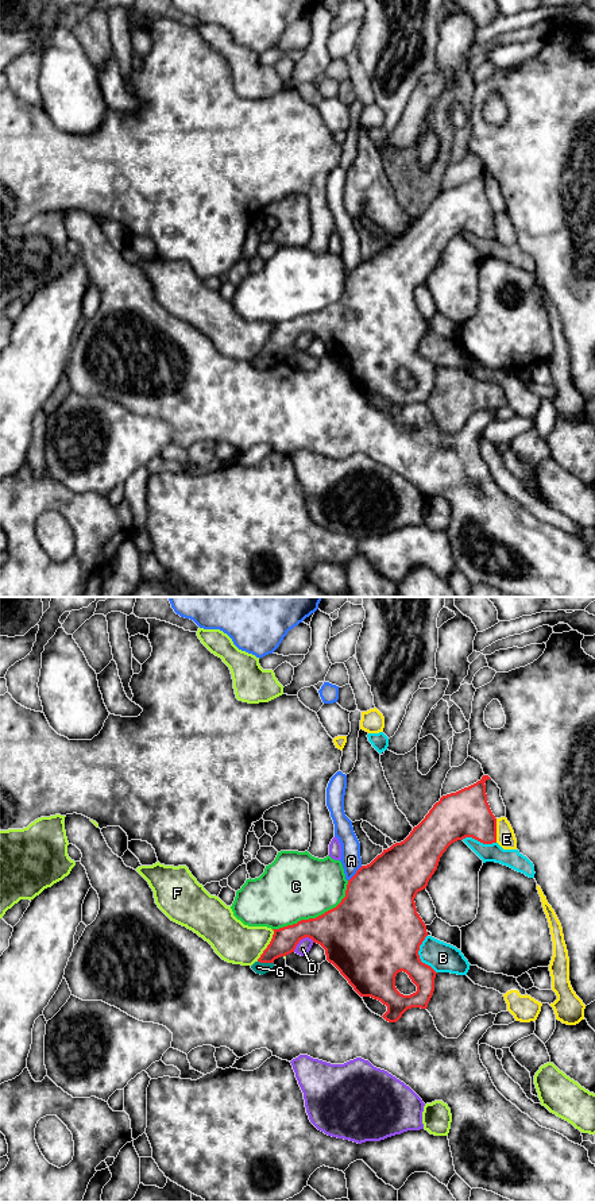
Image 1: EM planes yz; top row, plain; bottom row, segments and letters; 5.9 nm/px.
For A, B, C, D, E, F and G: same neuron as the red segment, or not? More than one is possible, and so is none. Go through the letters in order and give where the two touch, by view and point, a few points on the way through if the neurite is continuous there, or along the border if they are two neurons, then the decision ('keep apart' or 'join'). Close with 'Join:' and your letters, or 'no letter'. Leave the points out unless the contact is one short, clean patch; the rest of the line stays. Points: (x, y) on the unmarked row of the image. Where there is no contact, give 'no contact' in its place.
A: yz (355, 269) | keep apart
B: yz (418, 350) | keep apart
C: yz (316, 312) | keep apart
D: yz (301, 334) | keep apart
E: yz (495, 226) | keep apart
F: yz (267, 341) | keep apart
G: yz (266, 357) | along yz (258, 355), (273, 358) | keep apart
Join: no letter

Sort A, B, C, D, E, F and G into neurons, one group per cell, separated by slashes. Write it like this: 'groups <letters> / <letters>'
groups A G / B / C / D / E / F

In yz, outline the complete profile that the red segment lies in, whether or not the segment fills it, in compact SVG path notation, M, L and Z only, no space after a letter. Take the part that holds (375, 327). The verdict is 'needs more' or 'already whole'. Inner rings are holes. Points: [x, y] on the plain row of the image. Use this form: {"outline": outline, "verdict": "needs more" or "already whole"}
{"outline": "M483 170L474 180L443 190L403 236L383 244L370 259L356 266L348 276L345 292L336 303L316 313L273 324L273 334L258 357L274 358L275 354L294 347L297 339L309 332L325 344L327 355L360 392L371 392L387 401L382 411L386 416L397 417L412 402L426 404L437 367L422 358L418 350L428 327L417 308L414 293L418 286L426 284L440 253L452 238L465 232L483 239L497 238L497 213L487 197L487 174L491 173ZM401 366L417 381L416 388L403 390L397 385L395 371Z", "verdict": "already whole"}

